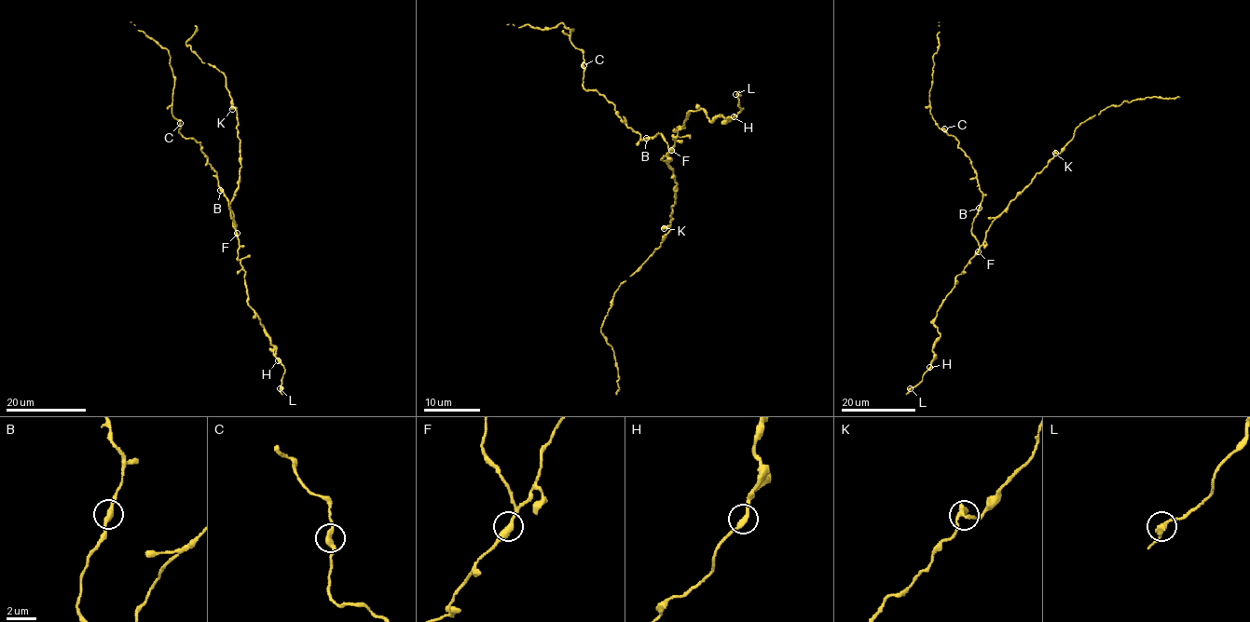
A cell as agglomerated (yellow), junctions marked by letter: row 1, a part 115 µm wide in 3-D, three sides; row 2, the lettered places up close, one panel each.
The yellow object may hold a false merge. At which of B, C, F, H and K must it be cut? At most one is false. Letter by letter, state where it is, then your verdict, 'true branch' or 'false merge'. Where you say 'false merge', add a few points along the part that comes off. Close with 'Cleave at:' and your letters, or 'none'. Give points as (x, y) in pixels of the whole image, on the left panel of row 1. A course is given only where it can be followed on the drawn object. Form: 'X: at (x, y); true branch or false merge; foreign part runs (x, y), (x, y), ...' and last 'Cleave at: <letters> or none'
B: at (220, 190); true branch
C: at (180, 123); true branch
F: at (237, 233); true branch
H: at (278, 360); false merge; foreign part runs (279, 360), (284, 368), (281, 391), (282, 395)
K: at (232, 109); true branch
Cleave at: H

